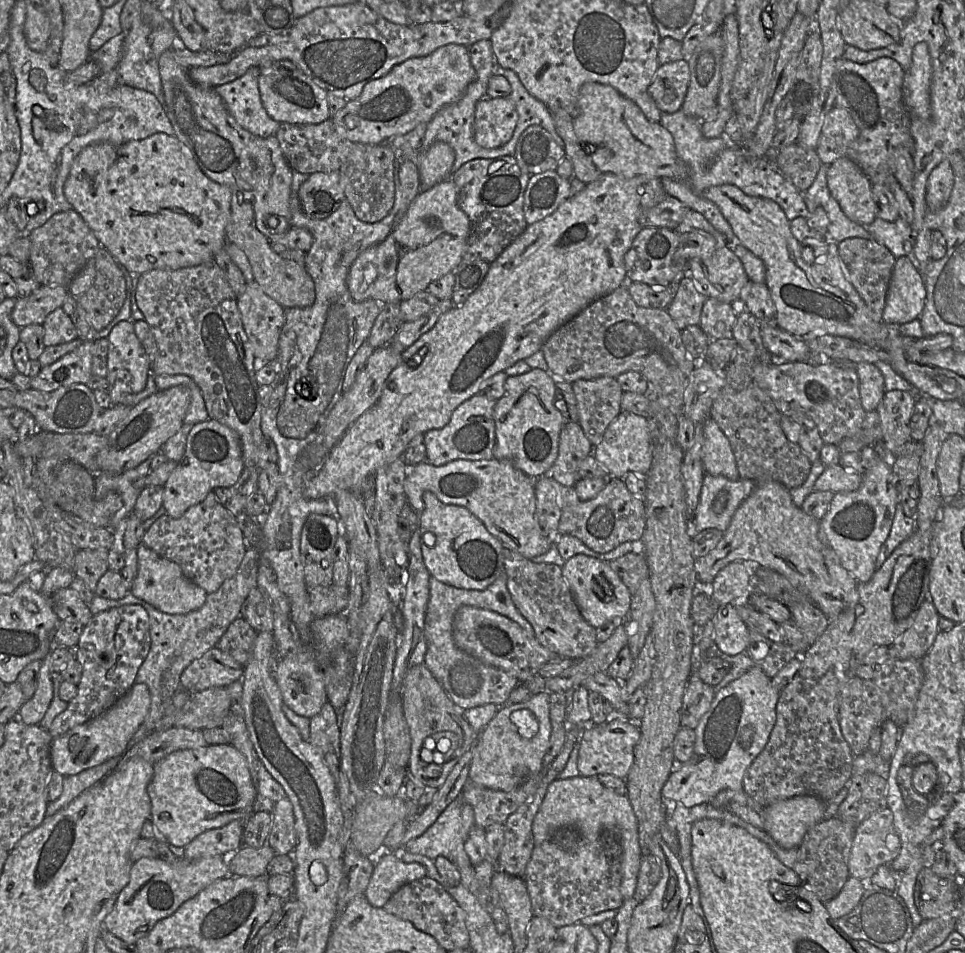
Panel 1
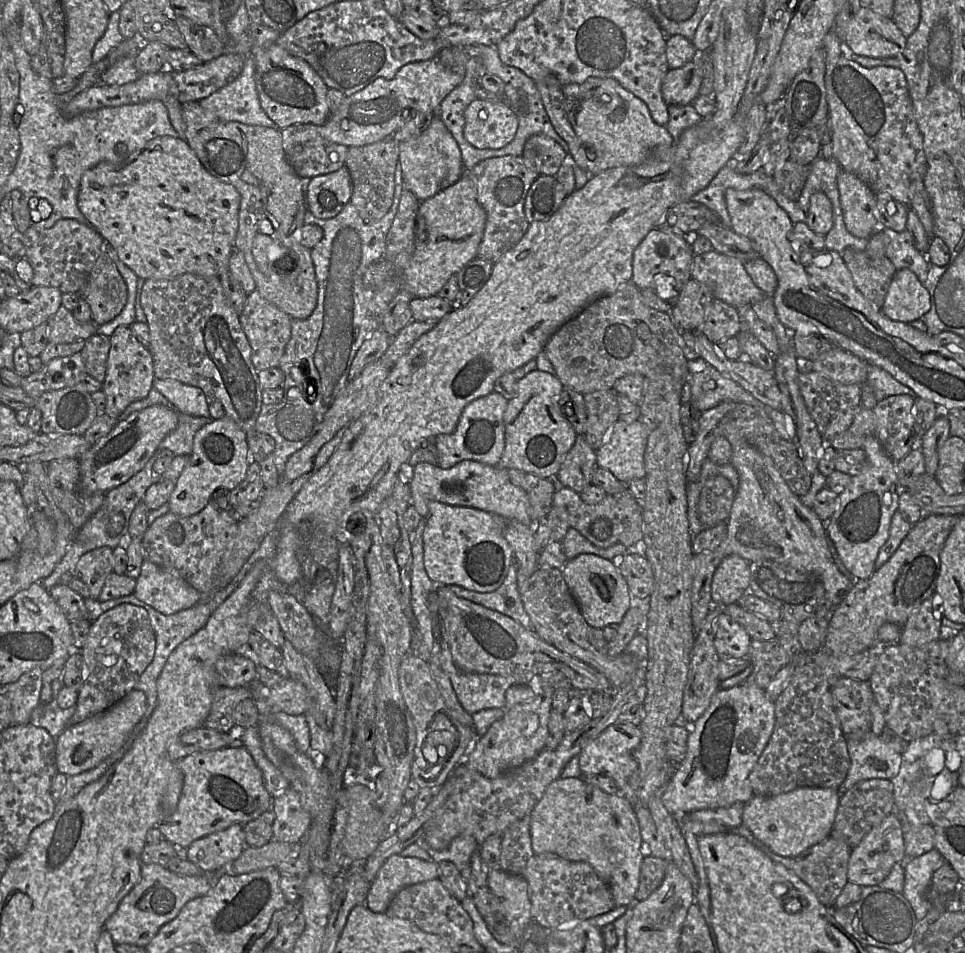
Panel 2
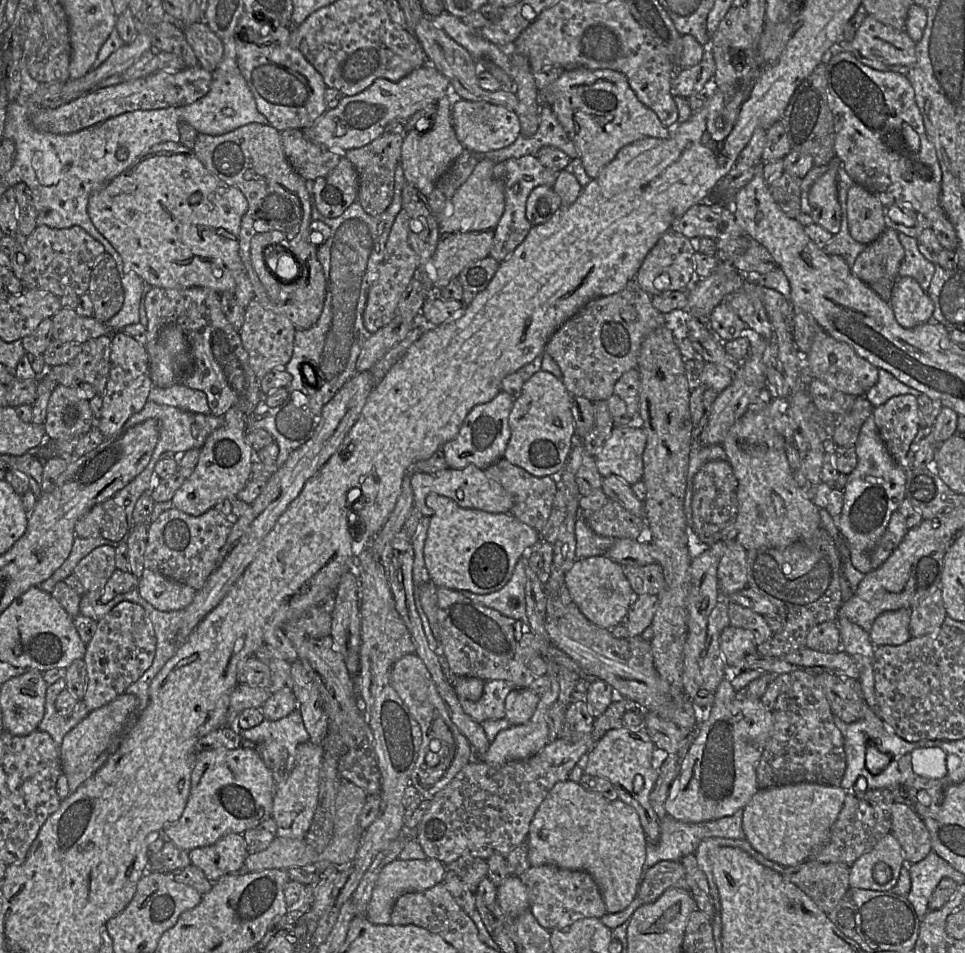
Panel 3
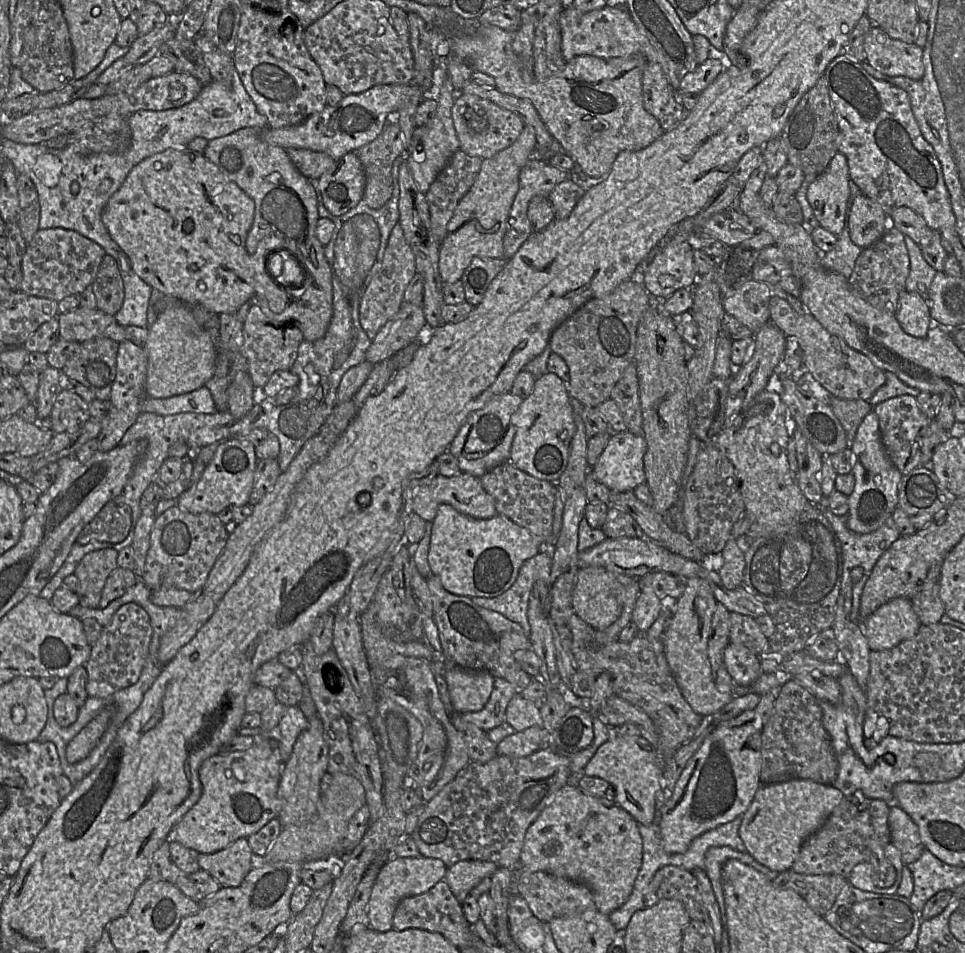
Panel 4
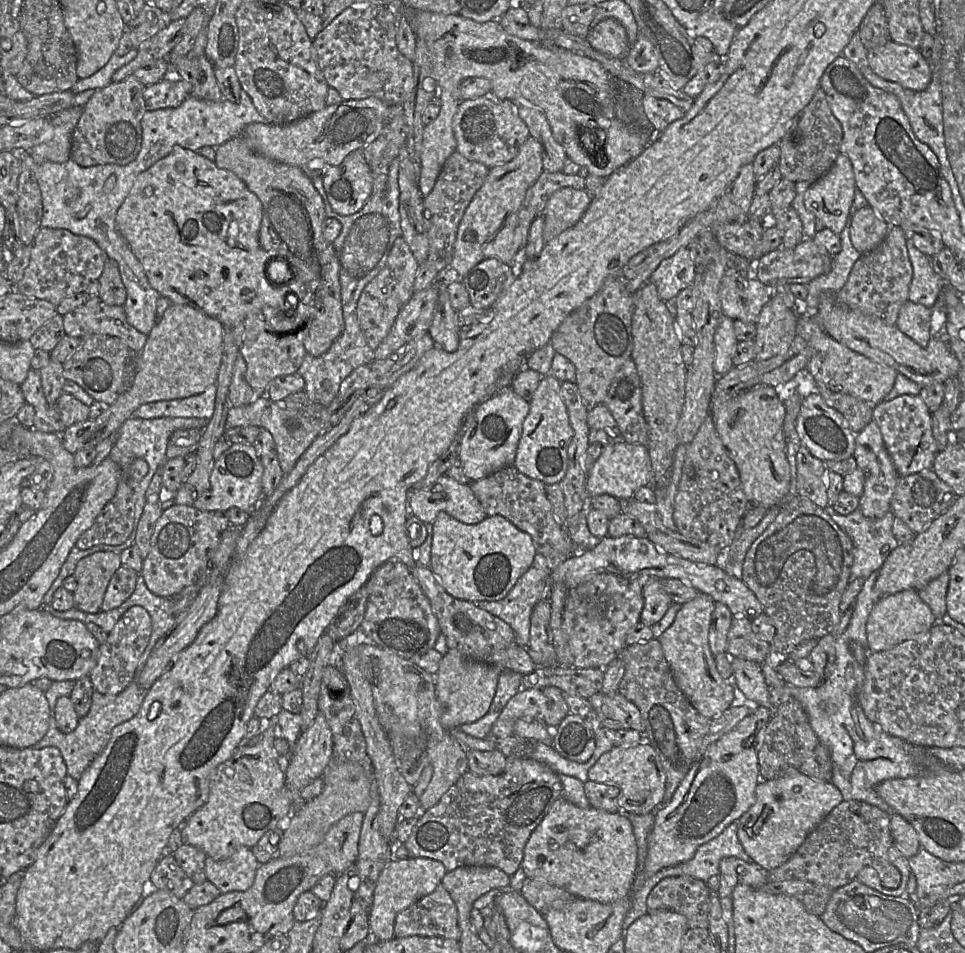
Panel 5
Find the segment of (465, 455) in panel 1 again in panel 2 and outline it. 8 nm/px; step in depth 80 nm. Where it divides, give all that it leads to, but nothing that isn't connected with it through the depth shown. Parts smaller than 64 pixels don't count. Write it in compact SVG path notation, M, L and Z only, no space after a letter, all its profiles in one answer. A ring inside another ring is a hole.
M497 392L471 401L461 413L456 429L451 434L441 434L433 439L438 451L438 466L448 469L463 460L474 460L487 465L499 465L505 448L504 413L508 406L508 399Z

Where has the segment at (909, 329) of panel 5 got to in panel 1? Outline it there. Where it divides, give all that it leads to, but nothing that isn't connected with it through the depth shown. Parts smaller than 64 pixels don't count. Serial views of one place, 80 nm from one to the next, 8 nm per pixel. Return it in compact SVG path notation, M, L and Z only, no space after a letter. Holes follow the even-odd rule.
M908 256L897 258L883 310L883 322L901 325L919 318L926 297L927 290L922 273Z

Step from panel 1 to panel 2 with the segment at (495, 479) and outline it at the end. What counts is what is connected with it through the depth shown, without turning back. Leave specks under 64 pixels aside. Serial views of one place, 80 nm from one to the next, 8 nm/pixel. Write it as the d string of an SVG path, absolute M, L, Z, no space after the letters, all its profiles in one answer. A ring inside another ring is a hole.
M463 460L448 469L419 463L413 468L410 489L411 505L423 518L429 514L430 498L448 505L473 507L504 517L508 520L504 538L513 550L514 562L518 564L518 569L525 576L531 576L540 567L539 553L535 546L534 523L529 515L528 496L522 488L511 482L507 469L474 460Z

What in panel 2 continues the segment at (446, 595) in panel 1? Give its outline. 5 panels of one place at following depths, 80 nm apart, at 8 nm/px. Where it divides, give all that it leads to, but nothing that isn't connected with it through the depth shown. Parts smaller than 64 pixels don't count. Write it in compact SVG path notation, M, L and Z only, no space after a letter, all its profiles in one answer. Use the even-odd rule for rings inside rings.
M513 562L511 565L507 576L505 577L502 585L493 592L476 592L472 590L468 590L466 588L456 586L456 585L445 585L445 586L437 586L437 587L446 587L450 588L450 590L459 598L466 599L476 604L482 605L486 608L495 610L501 614L504 614L513 620L520 623L523 627L527 630L534 631L532 622L524 609L523 602L521 600L518 585L517 585L517 571L518 571L518 564ZM442 637L437 642L434 639L430 661L446 673L461 706L470 714L484 709L504 708L506 692L516 684L511 677L460 670L453 662L450 649Z

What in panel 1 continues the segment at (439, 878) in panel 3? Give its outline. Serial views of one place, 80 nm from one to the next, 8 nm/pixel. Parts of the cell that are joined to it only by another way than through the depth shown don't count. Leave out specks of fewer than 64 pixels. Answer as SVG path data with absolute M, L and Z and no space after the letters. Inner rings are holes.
M382 851L375 858L364 895L372 906L383 908L391 895L402 885L422 877L426 877L423 865L403 862L393 852Z

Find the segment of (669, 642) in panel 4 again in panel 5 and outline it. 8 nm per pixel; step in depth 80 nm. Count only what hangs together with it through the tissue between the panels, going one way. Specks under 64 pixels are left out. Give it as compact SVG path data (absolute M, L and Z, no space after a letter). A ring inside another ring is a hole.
M705 593L682 604L671 626L658 638L677 687L704 717L713 719L735 700L734 685L721 677L709 643L715 601Z

